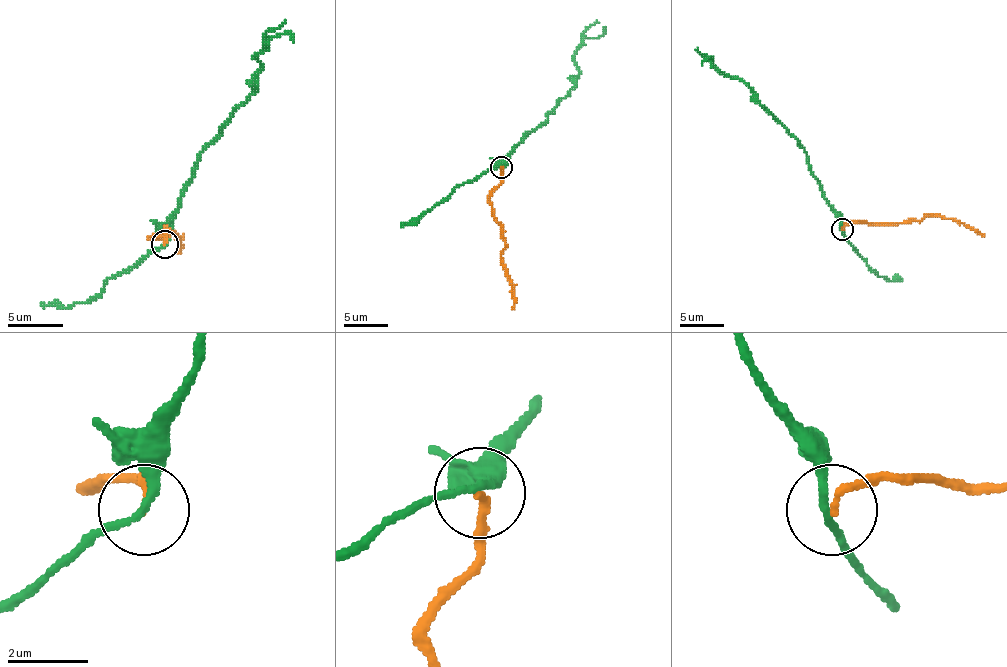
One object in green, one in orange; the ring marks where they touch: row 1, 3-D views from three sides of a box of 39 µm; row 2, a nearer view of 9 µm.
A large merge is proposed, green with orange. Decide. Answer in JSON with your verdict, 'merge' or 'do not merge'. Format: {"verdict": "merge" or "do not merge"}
{"verdict": "do not merge"}

